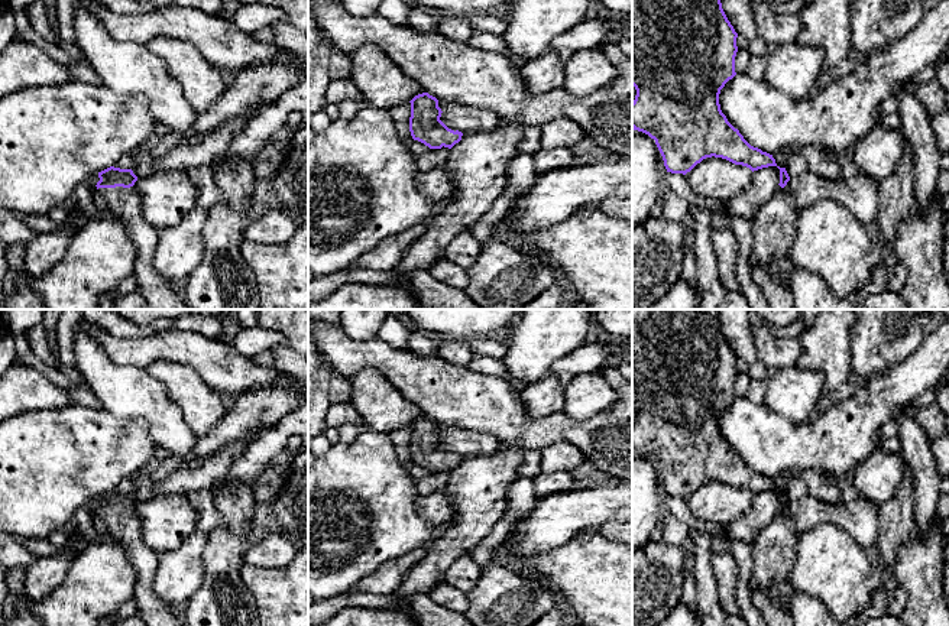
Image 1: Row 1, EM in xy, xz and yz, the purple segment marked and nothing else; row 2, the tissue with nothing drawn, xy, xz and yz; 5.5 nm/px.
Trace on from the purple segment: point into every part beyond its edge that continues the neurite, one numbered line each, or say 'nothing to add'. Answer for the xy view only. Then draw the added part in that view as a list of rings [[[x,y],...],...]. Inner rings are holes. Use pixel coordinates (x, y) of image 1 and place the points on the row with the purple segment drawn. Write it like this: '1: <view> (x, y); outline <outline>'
1: xy (123, 203); outline [[[135,186],[98,188],[95,192],[106,200],[110,214],[124,221],[126,233],[137,252],[135,265],[137,291],[148,306],[150,309],[191,309],[184,299],[182,285],[165,282],[152,265],[159,230],[145,221]]]

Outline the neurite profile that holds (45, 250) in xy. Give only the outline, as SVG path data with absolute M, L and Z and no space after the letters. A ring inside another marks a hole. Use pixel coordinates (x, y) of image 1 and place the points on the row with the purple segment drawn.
M74 207L62 226L52 233L38 234L26 249L25 272L29 276L39 278L49 272L65 254L67 247L77 231L77 220L81 215L81 207Z

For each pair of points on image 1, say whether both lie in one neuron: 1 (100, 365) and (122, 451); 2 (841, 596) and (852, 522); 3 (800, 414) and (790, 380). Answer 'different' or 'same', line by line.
1: different
2: different
3: same

